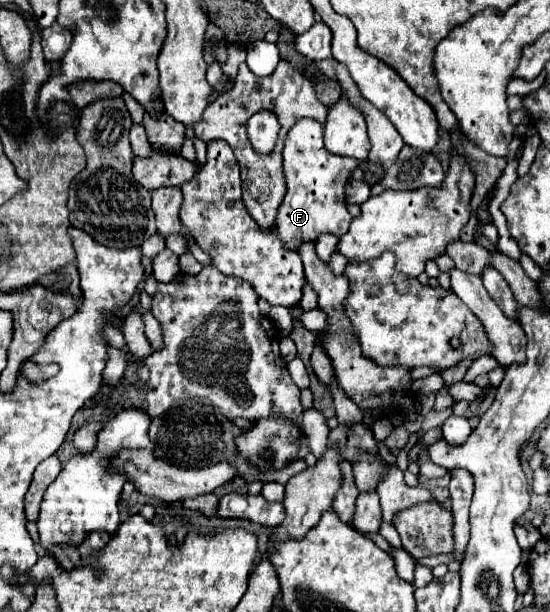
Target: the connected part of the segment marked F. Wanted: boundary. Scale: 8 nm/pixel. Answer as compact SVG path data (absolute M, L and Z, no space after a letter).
M301 118L289 130L283 150L283 170L287 194L277 210L275 228L285 242L285 248L297 248L303 240L317 240L319 234L331 232L341 238L349 230L349 212L345 208L345 184L351 178L351 170L359 166L355 158L341 158L329 154L323 144L325 126L313 118Z

